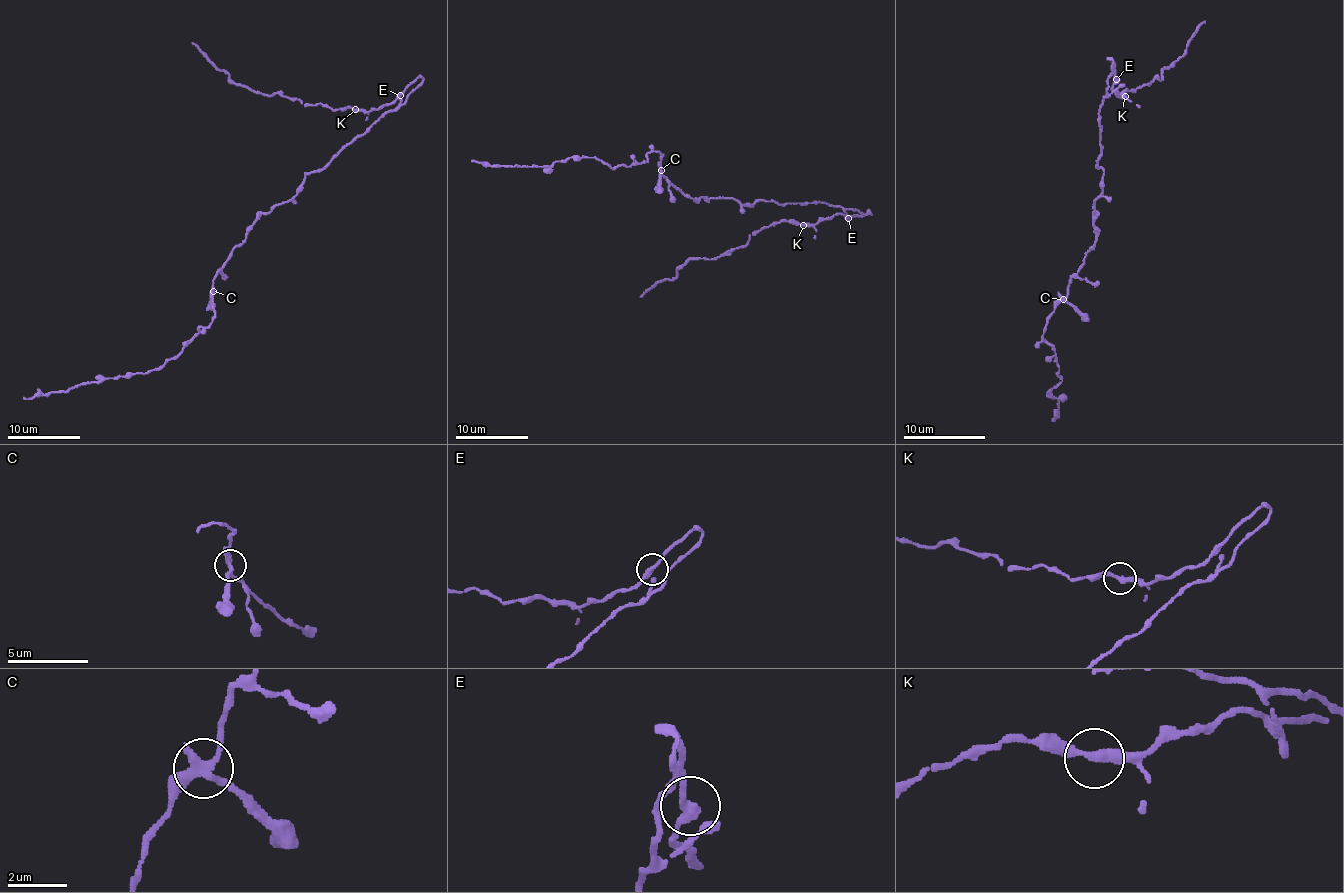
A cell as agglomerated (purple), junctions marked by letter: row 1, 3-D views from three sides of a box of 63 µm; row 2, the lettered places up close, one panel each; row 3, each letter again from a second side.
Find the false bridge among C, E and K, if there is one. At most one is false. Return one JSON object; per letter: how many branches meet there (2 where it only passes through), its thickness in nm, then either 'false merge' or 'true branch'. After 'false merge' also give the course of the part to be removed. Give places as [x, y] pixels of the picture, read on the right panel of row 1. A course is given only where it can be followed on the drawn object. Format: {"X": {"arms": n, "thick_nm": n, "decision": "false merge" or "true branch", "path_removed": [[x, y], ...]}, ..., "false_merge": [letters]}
{"C": {"arms": 3, "thick_nm": 280, "decision": "false merge", "path_removed": [[1063, 300], [1088, 320]]}, "E": {"arms": 3, "thick_nm": 240, "decision": "true branch"}, "K": {"arms": 2, "thick_nm": 320, "decision": "true branch"}, "false_merge": ["C"]}

